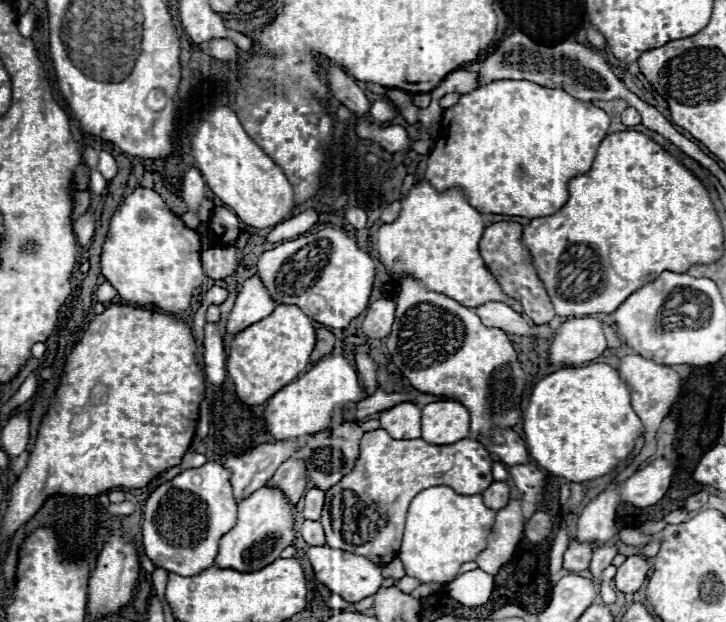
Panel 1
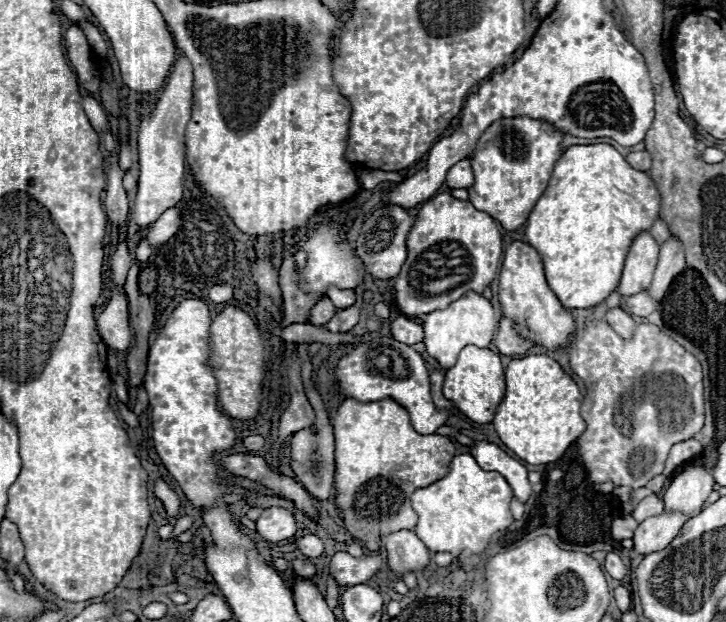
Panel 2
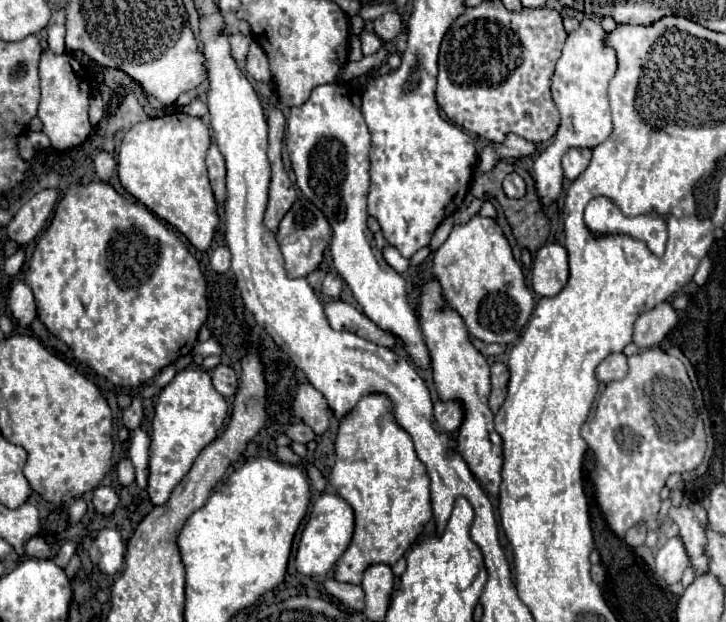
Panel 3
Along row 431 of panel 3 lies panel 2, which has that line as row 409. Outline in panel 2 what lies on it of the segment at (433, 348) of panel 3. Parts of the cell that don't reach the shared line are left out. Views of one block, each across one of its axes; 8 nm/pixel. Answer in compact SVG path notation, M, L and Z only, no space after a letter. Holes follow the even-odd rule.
M466 346L460 356L456 366L452 366L446 372L444 378L444 396L450 402L456 402L456 408L466 414L470 420L478 424L486 424L494 418L496 406L504 398L504 370L500 364L500 358L496 352L488 348L478 348L478 346Z

